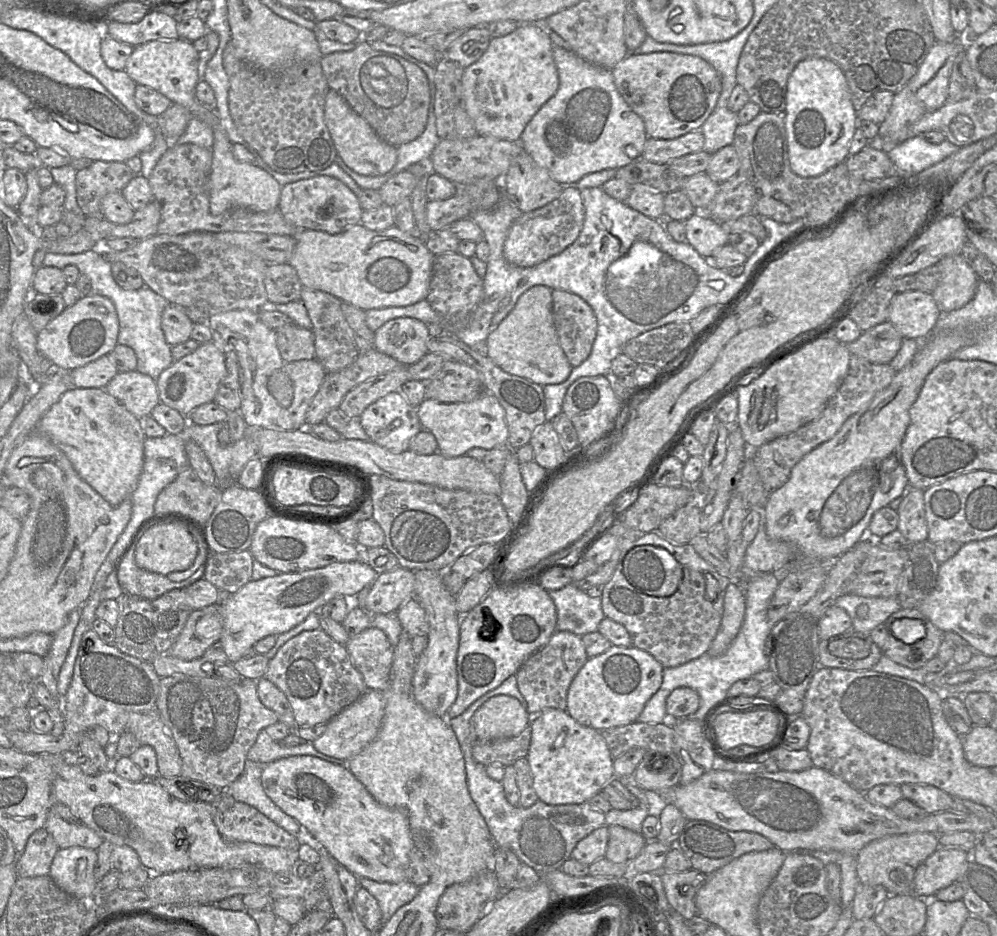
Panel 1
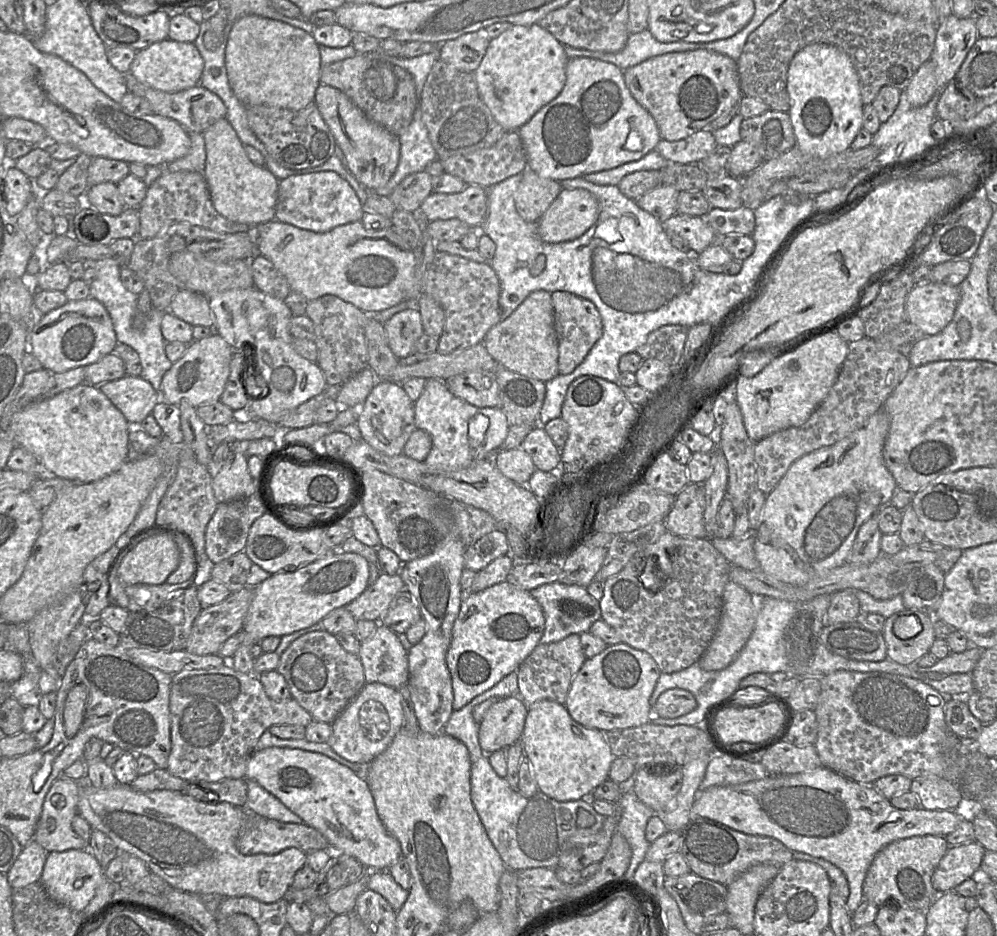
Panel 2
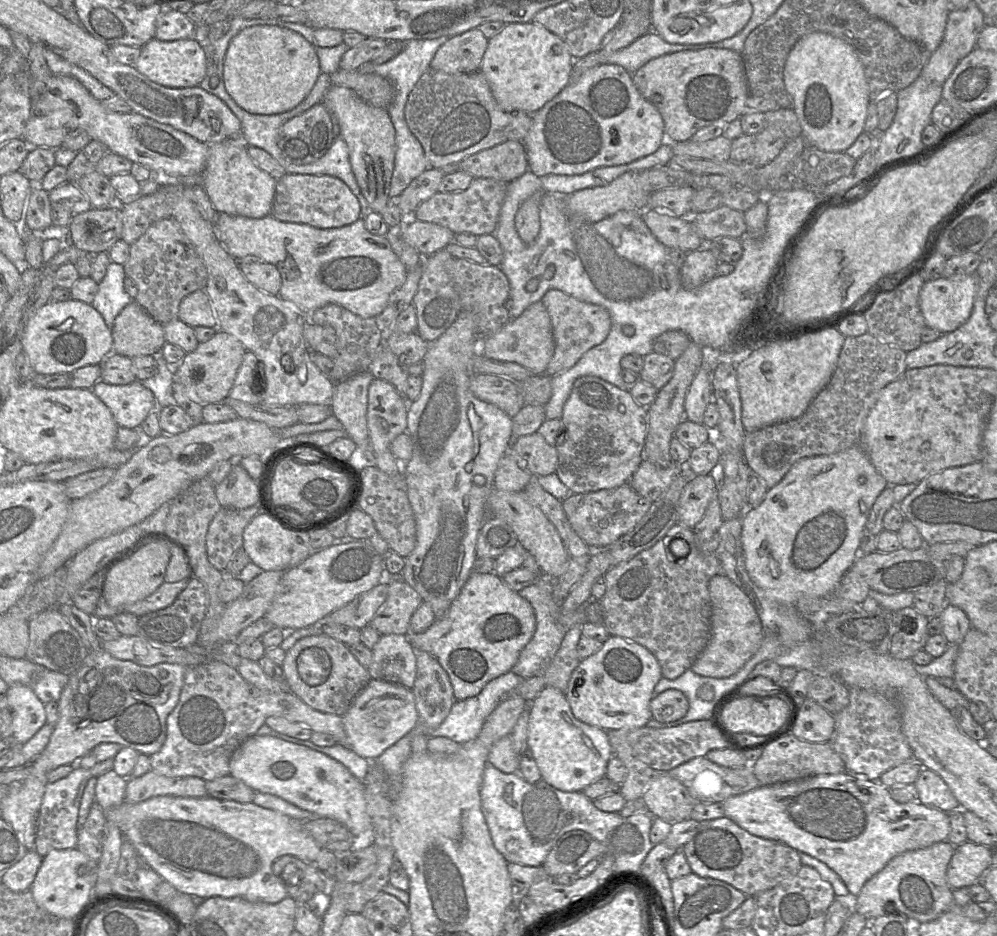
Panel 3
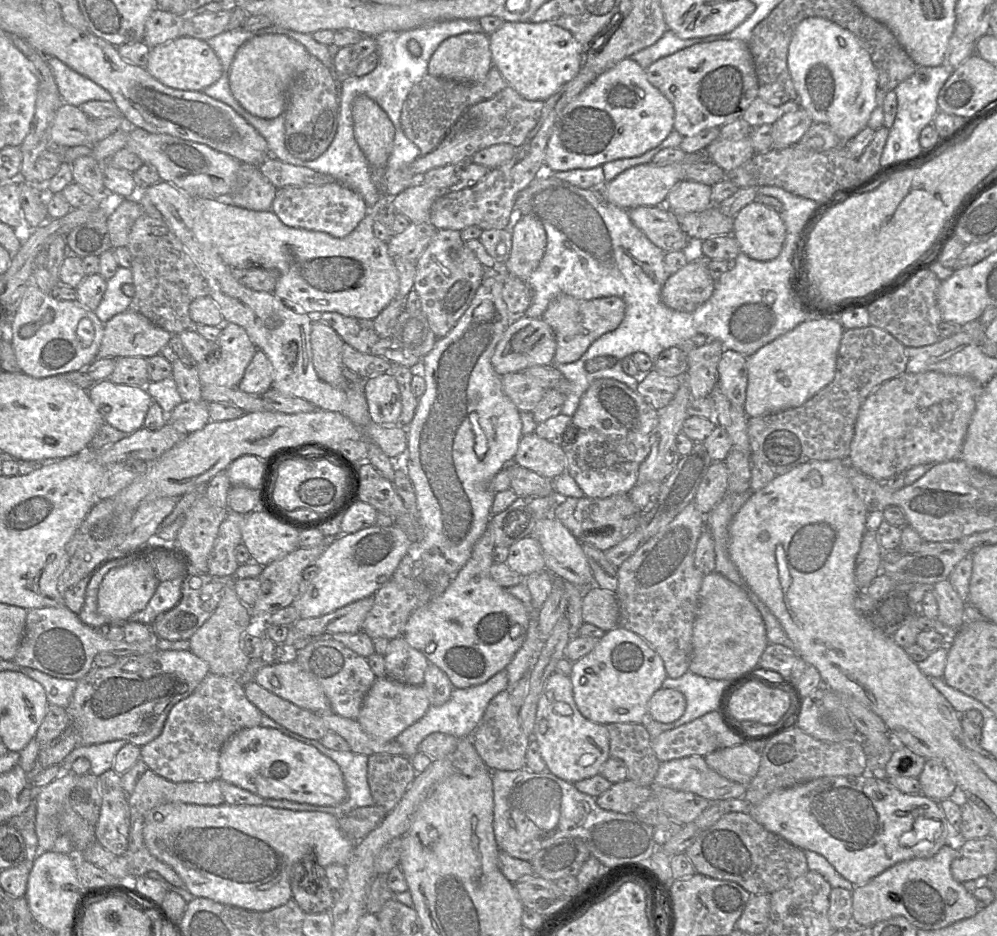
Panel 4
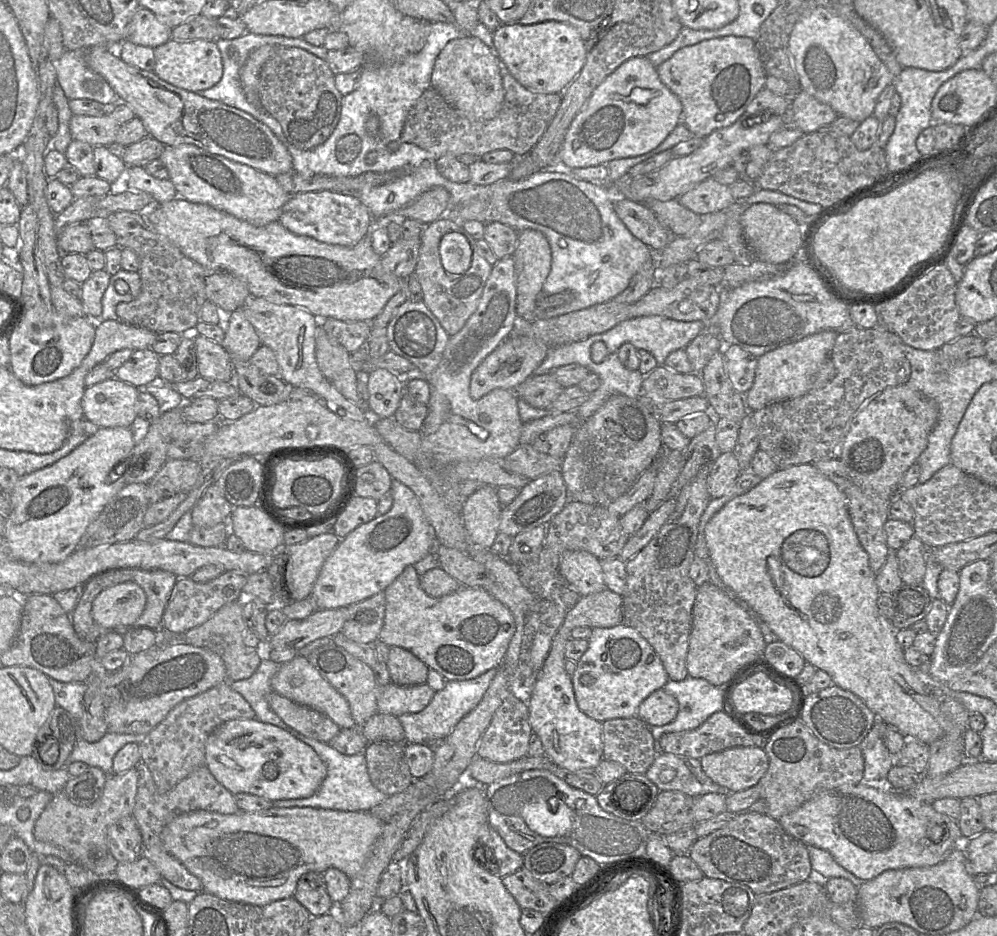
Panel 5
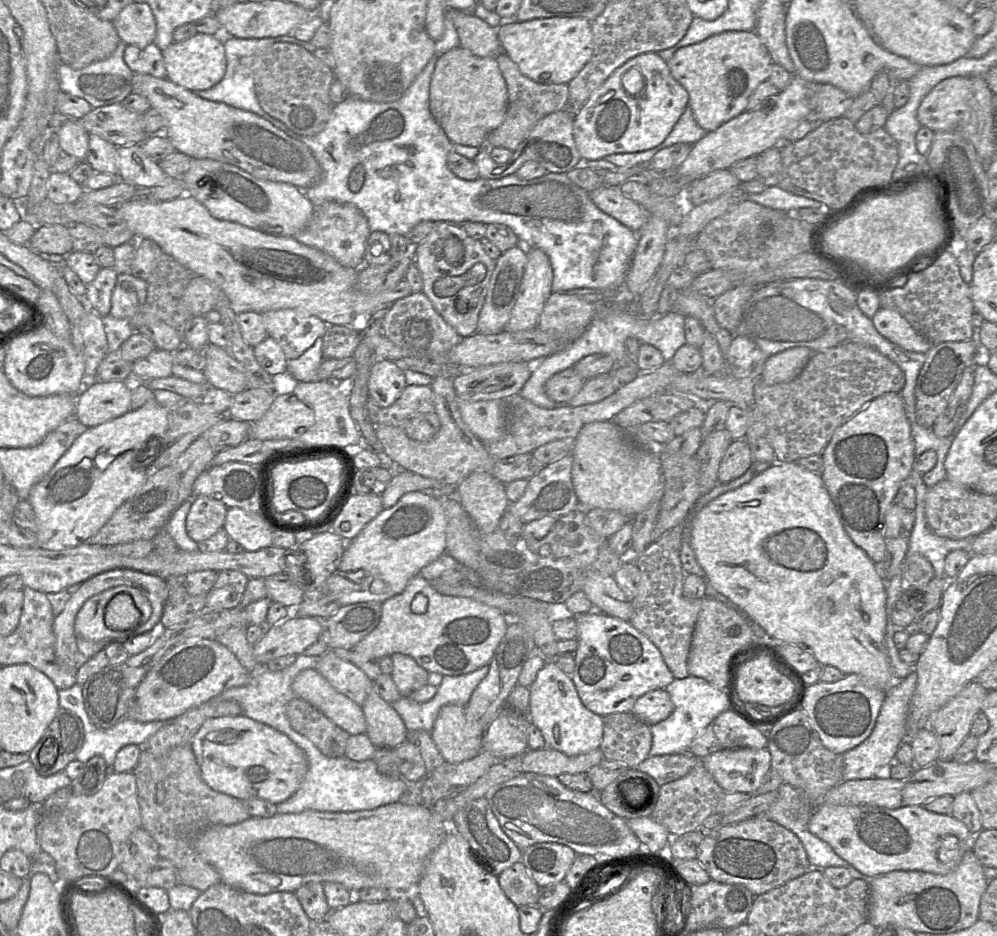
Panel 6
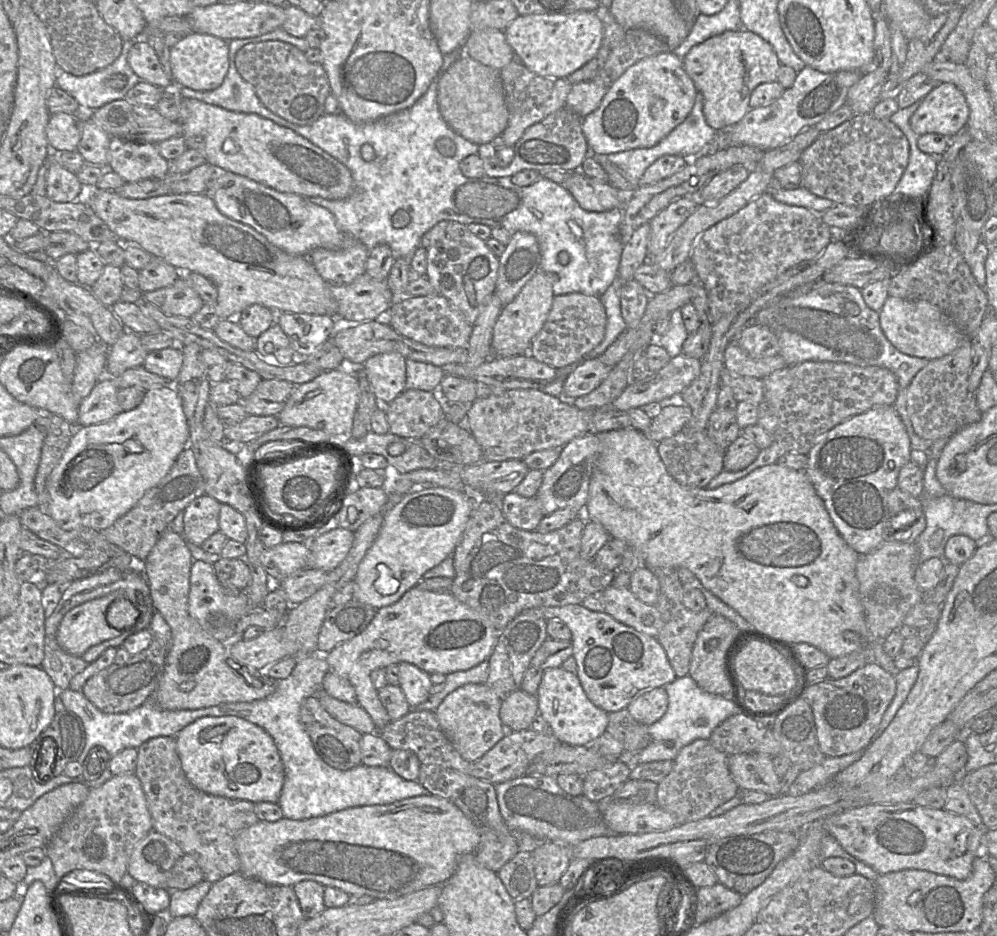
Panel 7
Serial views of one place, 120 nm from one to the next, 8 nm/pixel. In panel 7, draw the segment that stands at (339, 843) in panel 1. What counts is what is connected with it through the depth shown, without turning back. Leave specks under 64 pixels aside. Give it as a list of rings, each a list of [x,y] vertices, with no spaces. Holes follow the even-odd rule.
[[[237,716],[203,717],[187,725],[175,739],[183,771],[195,788],[228,799],[278,802],[284,766],[273,738],[263,728]]]

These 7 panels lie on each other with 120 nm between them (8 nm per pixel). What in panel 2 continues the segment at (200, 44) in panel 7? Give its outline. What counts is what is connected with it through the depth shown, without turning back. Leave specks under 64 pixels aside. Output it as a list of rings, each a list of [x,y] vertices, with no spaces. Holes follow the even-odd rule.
[[[167,38],[136,51],[129,72],[138,81],[154,89],[175,93],[198,85],[203,67],[204,61],[194,43]]]

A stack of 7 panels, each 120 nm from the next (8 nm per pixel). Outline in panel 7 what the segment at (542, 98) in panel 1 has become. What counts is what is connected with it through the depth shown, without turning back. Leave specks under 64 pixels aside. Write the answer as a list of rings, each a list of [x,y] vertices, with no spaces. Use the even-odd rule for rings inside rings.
[[[596,11],[530,14],[519,15],[504,34],[515,57],[528,70],[547,78],[566,78],[596,55],[602,44],[603,26]]]

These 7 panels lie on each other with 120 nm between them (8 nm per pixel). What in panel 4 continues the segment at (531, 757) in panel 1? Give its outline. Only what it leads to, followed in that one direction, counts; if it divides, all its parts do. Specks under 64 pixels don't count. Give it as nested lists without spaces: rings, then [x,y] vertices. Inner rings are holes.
[[[557,671],[547,678],[539,697],[531,738],[538,743],[546,770],[570,783],[600,774],[610,757],[606,726],[592,722],[580,713],[574,702],[570,677]]]

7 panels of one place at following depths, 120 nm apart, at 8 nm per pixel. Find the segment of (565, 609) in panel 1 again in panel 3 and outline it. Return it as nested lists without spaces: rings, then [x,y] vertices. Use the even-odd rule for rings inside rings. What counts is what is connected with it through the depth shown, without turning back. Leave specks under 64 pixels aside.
[[[541,574],[537,582],[520,590],[519,595],[533,607],[536,619],[536,629],[529,643],[520,652],[516,664],[511,669],[522,680],[541,675],[547,664],[560,648],[566,633],[577,624],[586,622],[584,605],[571,612],[563,612],[561,603],[556,602],[552,594],[552,576]]]

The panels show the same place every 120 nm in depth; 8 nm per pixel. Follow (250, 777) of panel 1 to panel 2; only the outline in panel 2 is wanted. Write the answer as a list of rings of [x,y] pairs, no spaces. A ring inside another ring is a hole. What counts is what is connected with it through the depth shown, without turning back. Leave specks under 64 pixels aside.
[[[247,780],[245,809],[283,823],[303,823],[303,820],[298,815],[293,813],[279,799],[254,780]]]

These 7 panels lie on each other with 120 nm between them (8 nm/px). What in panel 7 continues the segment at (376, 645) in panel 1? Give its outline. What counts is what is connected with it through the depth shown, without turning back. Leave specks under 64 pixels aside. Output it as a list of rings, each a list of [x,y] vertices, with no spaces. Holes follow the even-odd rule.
[[[400,662],[398,669],[399,687],[411,709],[414,709],[430,697],[430,689],[433,686],[430,674],[408,662]]]

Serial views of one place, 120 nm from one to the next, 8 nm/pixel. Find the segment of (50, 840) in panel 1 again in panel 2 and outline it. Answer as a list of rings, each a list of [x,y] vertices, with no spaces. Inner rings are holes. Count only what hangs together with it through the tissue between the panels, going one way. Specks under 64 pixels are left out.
[[[34,839],[30,841],[6,874],[11,888],[19,889],[40,882],[48,854]]]

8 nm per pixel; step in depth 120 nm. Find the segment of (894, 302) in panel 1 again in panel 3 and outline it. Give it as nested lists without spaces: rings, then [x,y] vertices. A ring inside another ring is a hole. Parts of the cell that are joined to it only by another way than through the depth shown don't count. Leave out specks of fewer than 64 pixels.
[[[975,274],[961,278],[941,276],[925,281],[920,291],[919,304],[927,327],[934,328],[943,334],[956,330],[970,317],[977,290],[978,285]]]

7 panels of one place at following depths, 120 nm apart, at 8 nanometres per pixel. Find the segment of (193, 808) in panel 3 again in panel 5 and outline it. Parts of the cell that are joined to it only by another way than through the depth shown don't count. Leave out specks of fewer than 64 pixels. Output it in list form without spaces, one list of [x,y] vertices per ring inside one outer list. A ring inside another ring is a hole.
[[[275,806],[254,812],[239,811],[235,814],[198,810],[170,821],[162,832],[162,841],[170,854],[200,879],[201,892],[228,901],[265,906],[292,897],[299,879],[309,872],[324,874],[329,868],[337,868],[349,878],[356,876],[368,859],[384,824],[384,821],[369,811]]]

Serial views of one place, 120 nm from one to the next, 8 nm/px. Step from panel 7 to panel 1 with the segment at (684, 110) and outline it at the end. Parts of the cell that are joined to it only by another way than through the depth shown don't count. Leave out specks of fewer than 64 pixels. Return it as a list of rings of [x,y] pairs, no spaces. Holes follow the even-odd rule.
[[[553,46],[553,58],[558,70],[559,88],[526,125],[519,140],[522,149],[563,186],[574,186],[588,174],[618,169],[640,158],[648,139],[645,125],[617,91],[611,69],[591,64],[573,51],[558,46]],[[627,145],[638,151],[637,158],[625,154]]]

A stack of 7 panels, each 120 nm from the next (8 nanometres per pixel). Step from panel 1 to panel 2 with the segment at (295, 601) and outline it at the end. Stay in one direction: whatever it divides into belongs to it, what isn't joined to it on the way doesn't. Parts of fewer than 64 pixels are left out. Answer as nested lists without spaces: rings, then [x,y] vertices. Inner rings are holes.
[[[340,549],[295,571],[272,574],[254,588],[242,629],[244,640],[229,659],[229,664],[237,671],[253,674],[252,645],[265,637],[281,637],[320,622],[332,610],[356,599],[369,586],[369,576],[369,564],[363,556]]]

